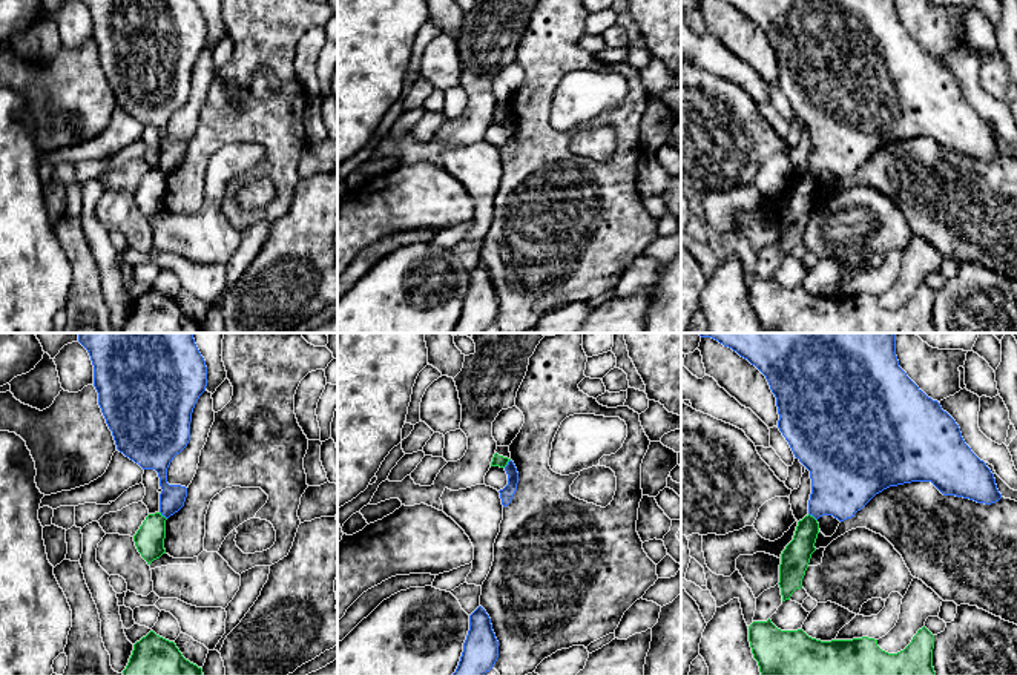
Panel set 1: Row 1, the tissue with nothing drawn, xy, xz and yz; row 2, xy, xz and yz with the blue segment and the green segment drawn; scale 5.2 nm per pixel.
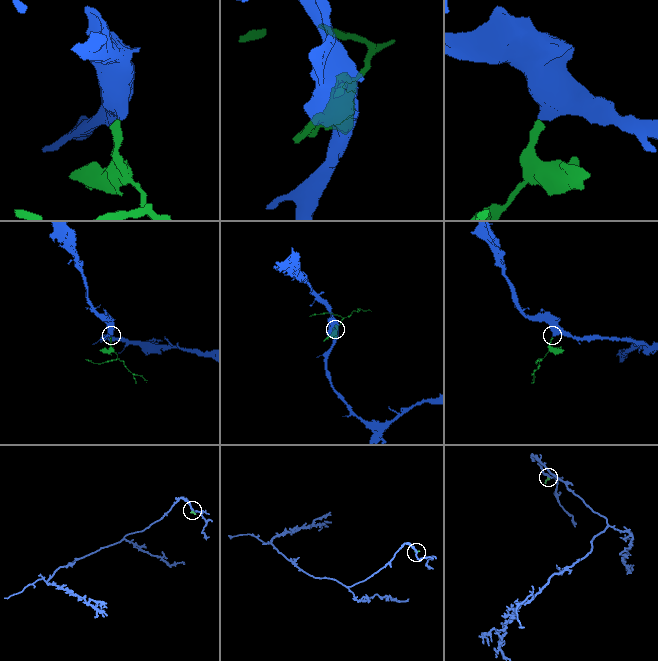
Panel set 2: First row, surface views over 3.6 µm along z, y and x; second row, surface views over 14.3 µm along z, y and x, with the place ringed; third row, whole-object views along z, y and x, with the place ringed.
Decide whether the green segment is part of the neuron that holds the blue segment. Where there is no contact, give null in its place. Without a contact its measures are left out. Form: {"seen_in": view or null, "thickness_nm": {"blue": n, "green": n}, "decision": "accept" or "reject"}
{"seen_in": "xy", "thickness_nm": {"blue": 140, "green": 160}, "decision": "reject"}

